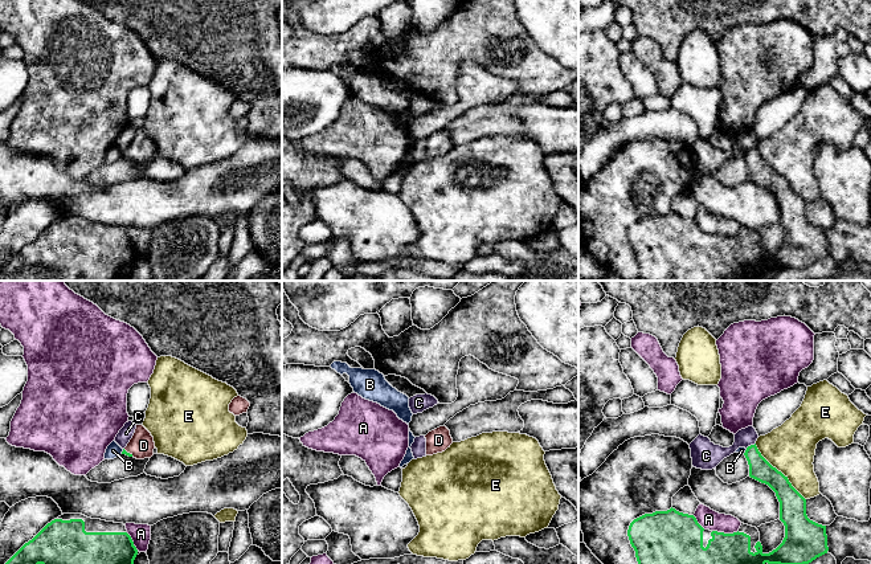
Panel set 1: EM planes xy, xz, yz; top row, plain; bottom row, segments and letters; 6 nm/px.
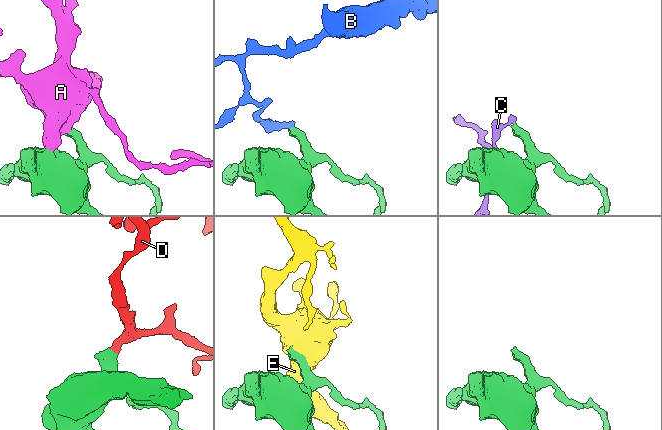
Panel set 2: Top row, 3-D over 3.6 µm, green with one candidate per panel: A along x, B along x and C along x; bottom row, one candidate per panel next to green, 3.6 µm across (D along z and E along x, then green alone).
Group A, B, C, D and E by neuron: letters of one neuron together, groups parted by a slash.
A / B / C / D / E

